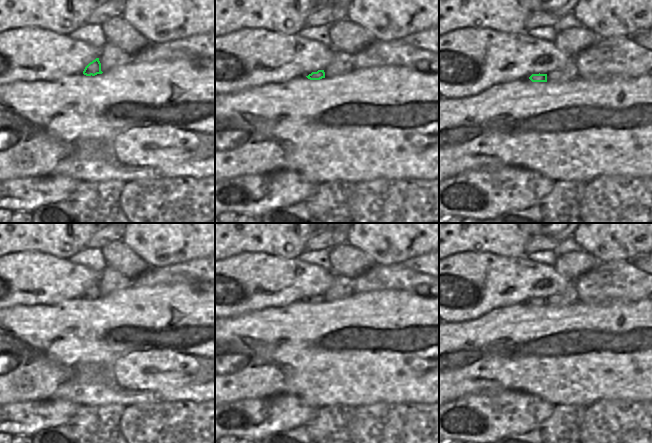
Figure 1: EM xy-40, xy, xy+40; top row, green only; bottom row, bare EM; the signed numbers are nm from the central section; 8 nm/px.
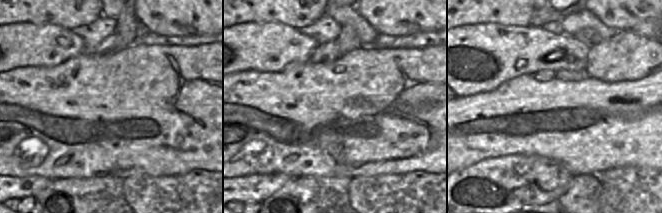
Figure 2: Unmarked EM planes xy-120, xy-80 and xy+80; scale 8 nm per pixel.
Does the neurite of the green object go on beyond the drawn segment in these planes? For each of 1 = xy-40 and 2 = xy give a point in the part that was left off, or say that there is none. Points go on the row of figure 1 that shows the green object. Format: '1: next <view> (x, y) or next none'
1: next none
2: next none

